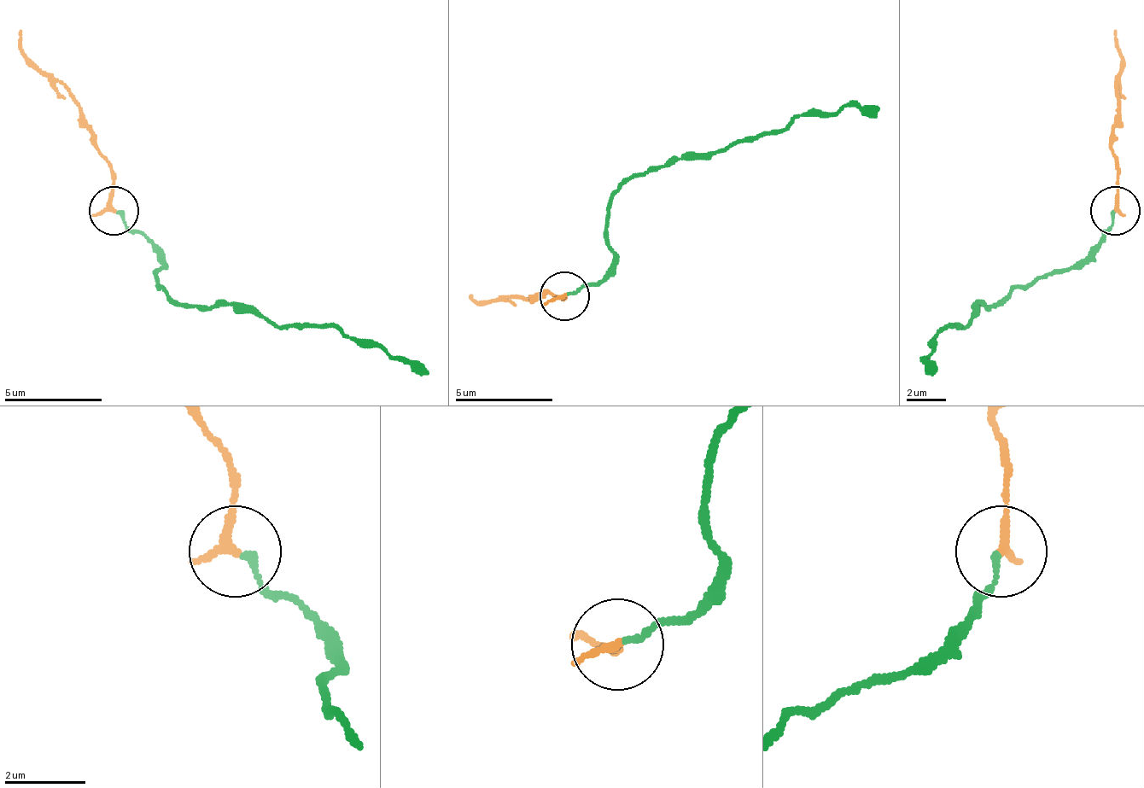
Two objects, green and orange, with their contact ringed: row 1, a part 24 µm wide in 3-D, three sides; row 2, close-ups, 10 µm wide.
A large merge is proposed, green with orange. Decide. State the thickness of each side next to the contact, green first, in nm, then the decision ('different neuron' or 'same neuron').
140/260 nm | different neuron

